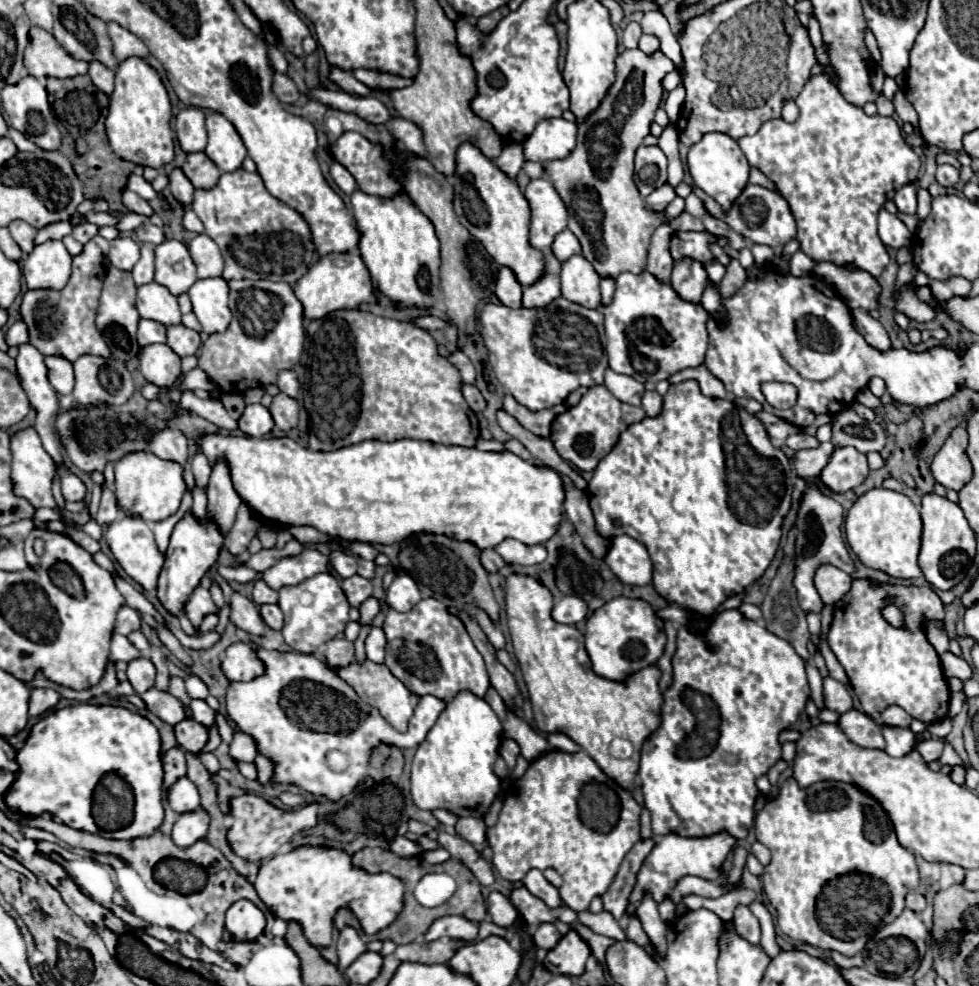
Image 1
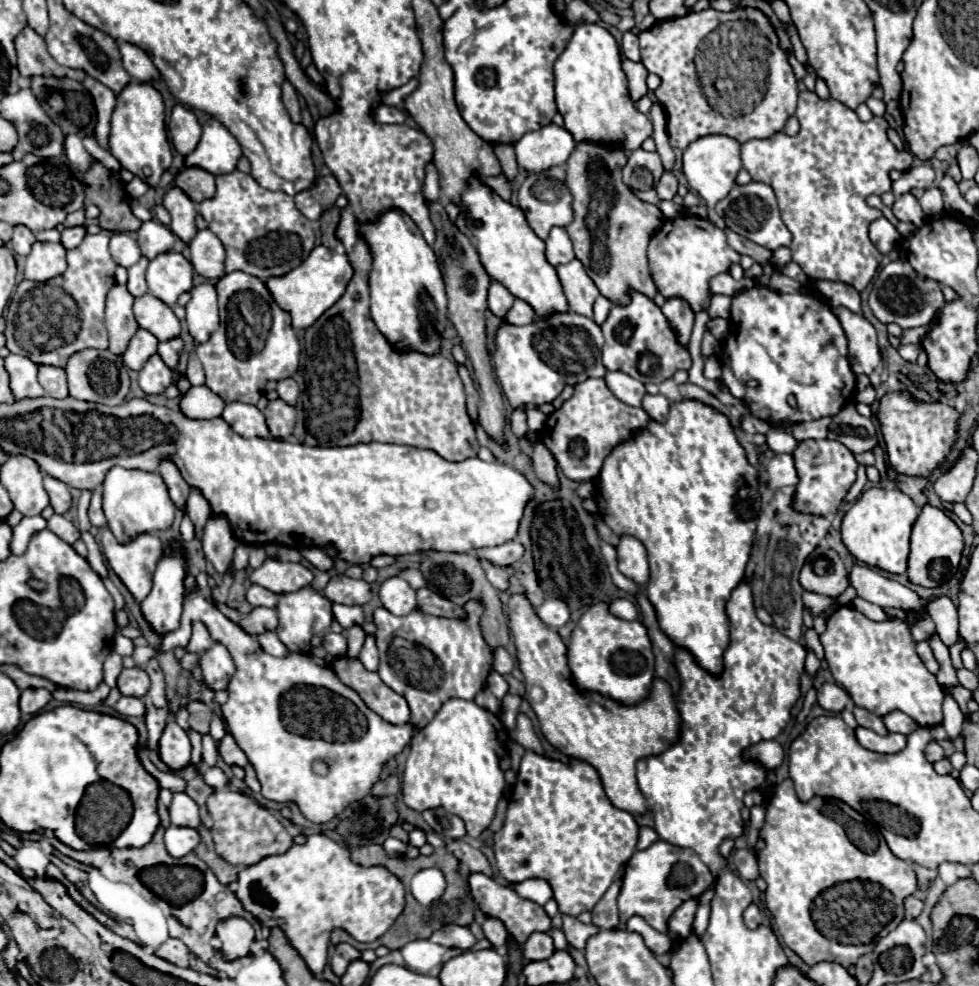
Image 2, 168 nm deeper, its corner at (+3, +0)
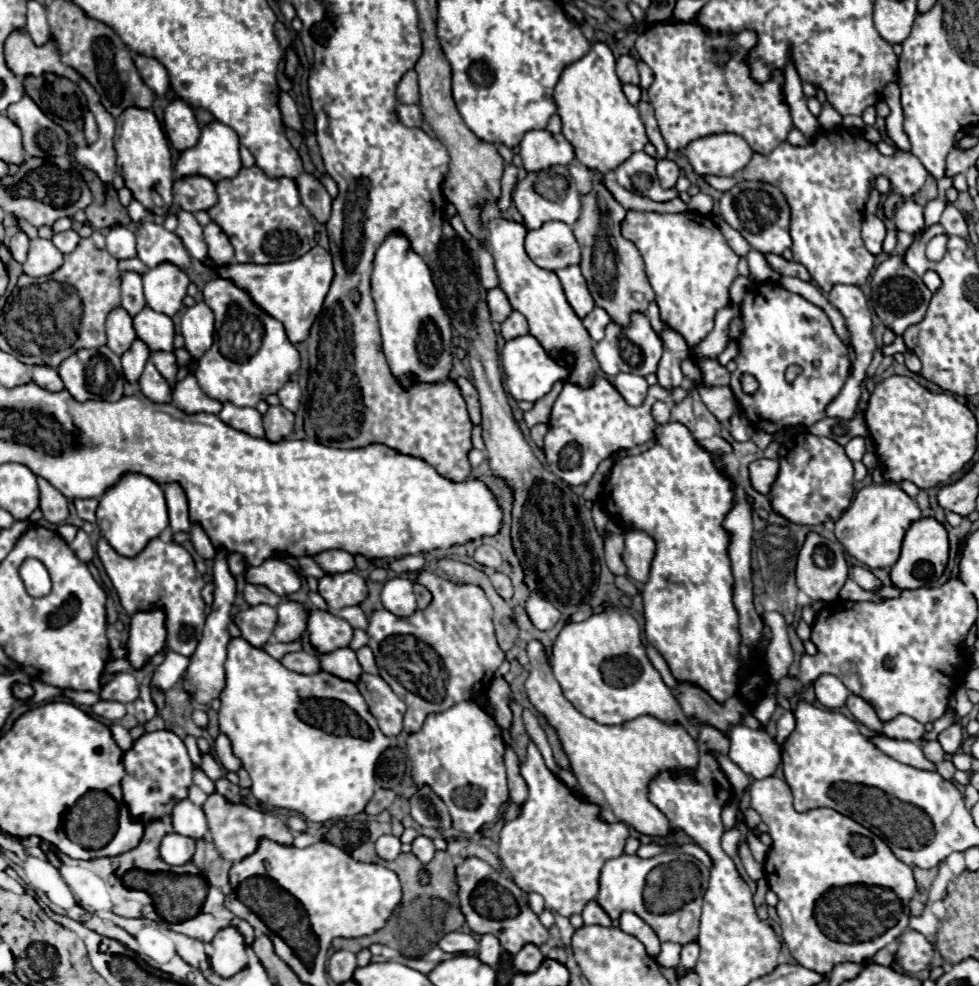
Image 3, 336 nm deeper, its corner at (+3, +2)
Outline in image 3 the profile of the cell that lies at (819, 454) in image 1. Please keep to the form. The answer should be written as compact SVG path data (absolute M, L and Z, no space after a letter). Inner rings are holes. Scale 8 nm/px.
M758 459L750 465L750 479L754 489L760 493L770 493L776 477L778 477L778 461L776 459Z

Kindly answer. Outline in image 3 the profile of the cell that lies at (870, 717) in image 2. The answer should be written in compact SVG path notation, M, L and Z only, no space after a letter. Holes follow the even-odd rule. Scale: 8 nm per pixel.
M850 695L848 701L846 701L846 707L848 707L850 713L852 713L860 723L864 723L870 731L874 731L874 733L880 733L880 731L882 731L882 721L880 721L880 717L876 715L876 711L874 711L866 701L860 699L858 695Z

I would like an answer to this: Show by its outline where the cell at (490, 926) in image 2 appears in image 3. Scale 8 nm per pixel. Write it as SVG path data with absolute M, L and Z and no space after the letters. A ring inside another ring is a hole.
M490 933L482 935L478 957L484 959L484 963L488 963L488 965L492 965L493 969L496 969L498 959L500 959L500 953L502 953L502 947L500 947L498 937L496 937L496 935L490 935Z

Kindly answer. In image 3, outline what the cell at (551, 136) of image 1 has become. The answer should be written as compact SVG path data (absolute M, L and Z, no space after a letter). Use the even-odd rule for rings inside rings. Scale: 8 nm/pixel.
M546 129L528 131L520 141L520 157L526 171L540 171L552 165L568 165L574 149L564 135L552 135Z

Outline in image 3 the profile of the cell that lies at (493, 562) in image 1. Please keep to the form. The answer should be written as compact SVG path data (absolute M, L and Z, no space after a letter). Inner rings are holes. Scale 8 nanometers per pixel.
M494 571L494 573L490 573L490 581L496 587L496 591L498 591L500 597L504 597L506 601L512 597L512 581L510 581L508 575Z

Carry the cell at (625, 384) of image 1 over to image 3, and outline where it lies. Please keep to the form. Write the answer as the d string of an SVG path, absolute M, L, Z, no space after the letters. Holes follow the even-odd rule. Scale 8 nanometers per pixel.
M618 373L614 377L614 387L620 391L620 395L624 397L624 401L628 405L642 405L646 399L646 391L648 391L648 383L644 377L632 375L632 373Z

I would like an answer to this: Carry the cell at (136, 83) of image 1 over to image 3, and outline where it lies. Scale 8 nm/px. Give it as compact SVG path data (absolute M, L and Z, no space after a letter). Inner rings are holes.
M128 107L116 121L114 149L118 153L118 173L124 177L126 187L132 191L146 209L156 215L166 215L172 207L172 155L168 139L150 109Z

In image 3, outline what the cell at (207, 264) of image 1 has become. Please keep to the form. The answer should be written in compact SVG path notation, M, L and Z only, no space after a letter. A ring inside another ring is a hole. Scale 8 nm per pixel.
M210 221L204 227L204 241L208 245L208 259L214 269L220 269L234 259L234 249L230 245L230 239L218 225L214 225L214 221Z

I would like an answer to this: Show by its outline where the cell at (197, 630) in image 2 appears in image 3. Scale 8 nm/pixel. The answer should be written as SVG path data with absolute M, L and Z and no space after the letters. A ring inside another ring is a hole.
M100 537L98 555L112 585L116 587L120 595L124 609L128 613L136 613L136 611L150 609L154 605L164 607L166 613L170 615L166 647L170 651L190 657L200 643L200 635L202 635L204 619L206 619L204 601L200 597L204 579L202 575L198 575L190 553L178 543L164 543L160 537L156 537L136 557L124 557L116 553L104 537Z

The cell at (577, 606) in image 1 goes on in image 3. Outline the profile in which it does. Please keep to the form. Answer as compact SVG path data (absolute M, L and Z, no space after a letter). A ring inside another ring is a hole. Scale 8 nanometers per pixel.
M532 595L528 601L526 601L526 611L528 611L528 617L532 619L532 623L538 627L538 629L552 629L558 619L560 619L560 611L550 603L544 597L544 595Z

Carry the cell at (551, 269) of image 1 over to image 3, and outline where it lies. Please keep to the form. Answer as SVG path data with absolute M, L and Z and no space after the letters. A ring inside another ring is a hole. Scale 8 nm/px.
M512 311L510 317L502 323L502 337L514 339L516 335L526 335L528 333L528 321L520 311Z

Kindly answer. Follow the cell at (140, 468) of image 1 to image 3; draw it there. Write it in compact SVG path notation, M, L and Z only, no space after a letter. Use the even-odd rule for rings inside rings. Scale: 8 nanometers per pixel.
M124 473L118 483L114 483L100 499L96 511L96 523L104 539L124 557L138 555L146 543L158 537L168 527L168 505L162 487L142 475L142 473Z

